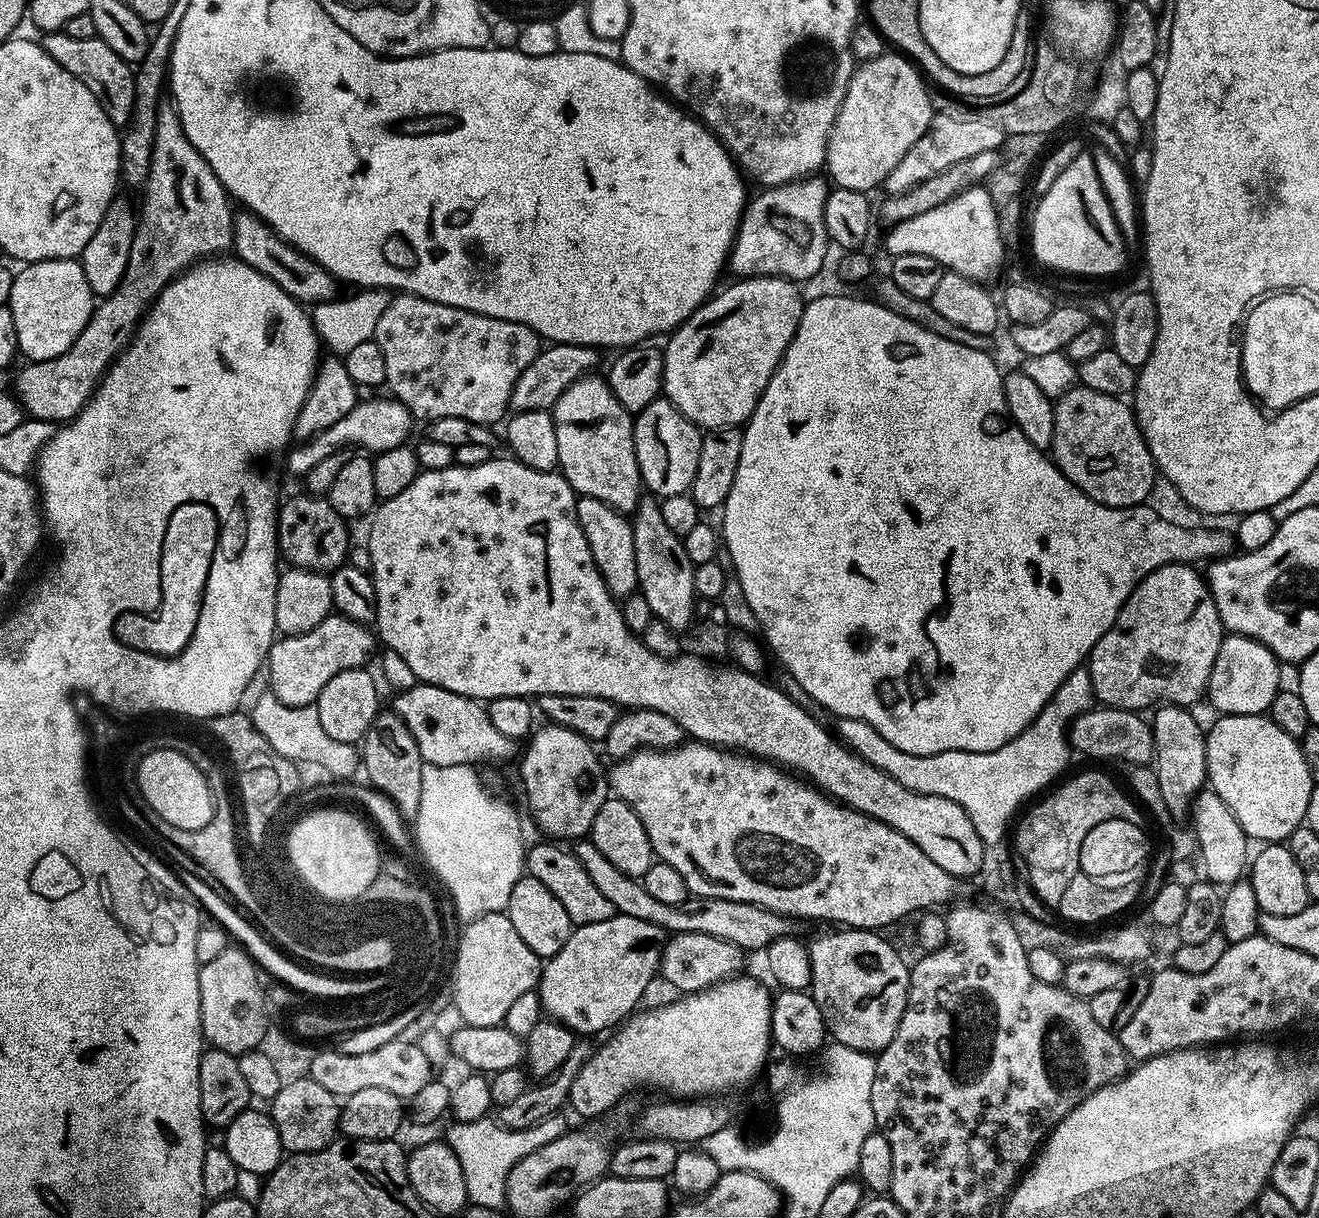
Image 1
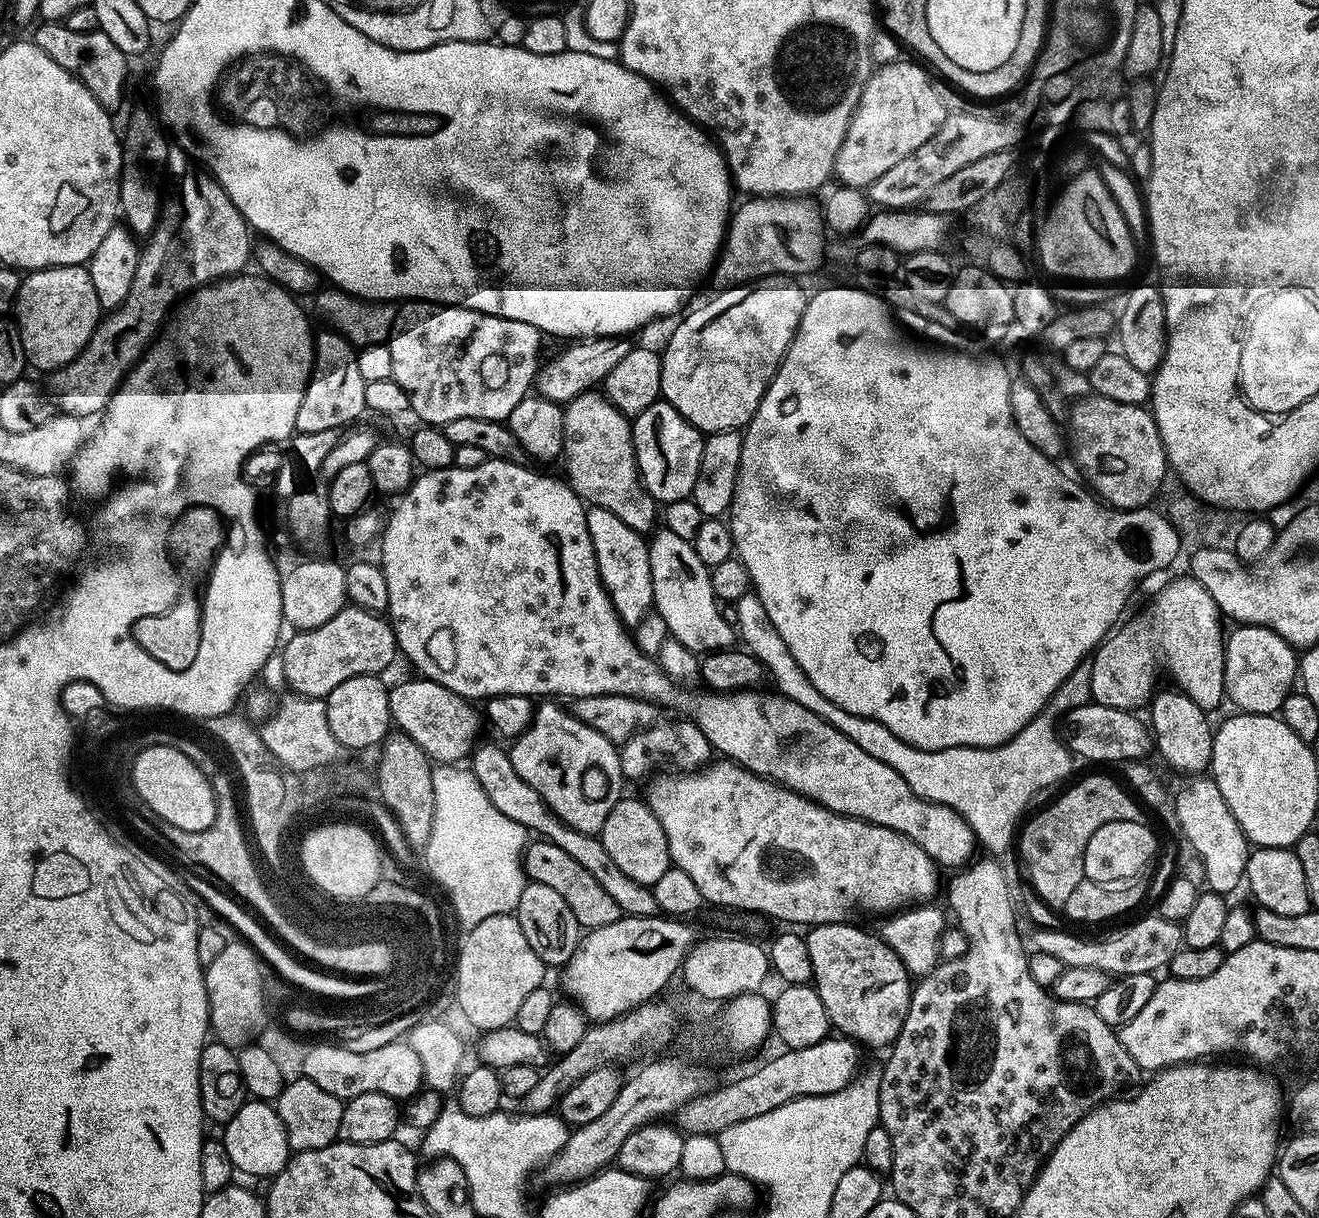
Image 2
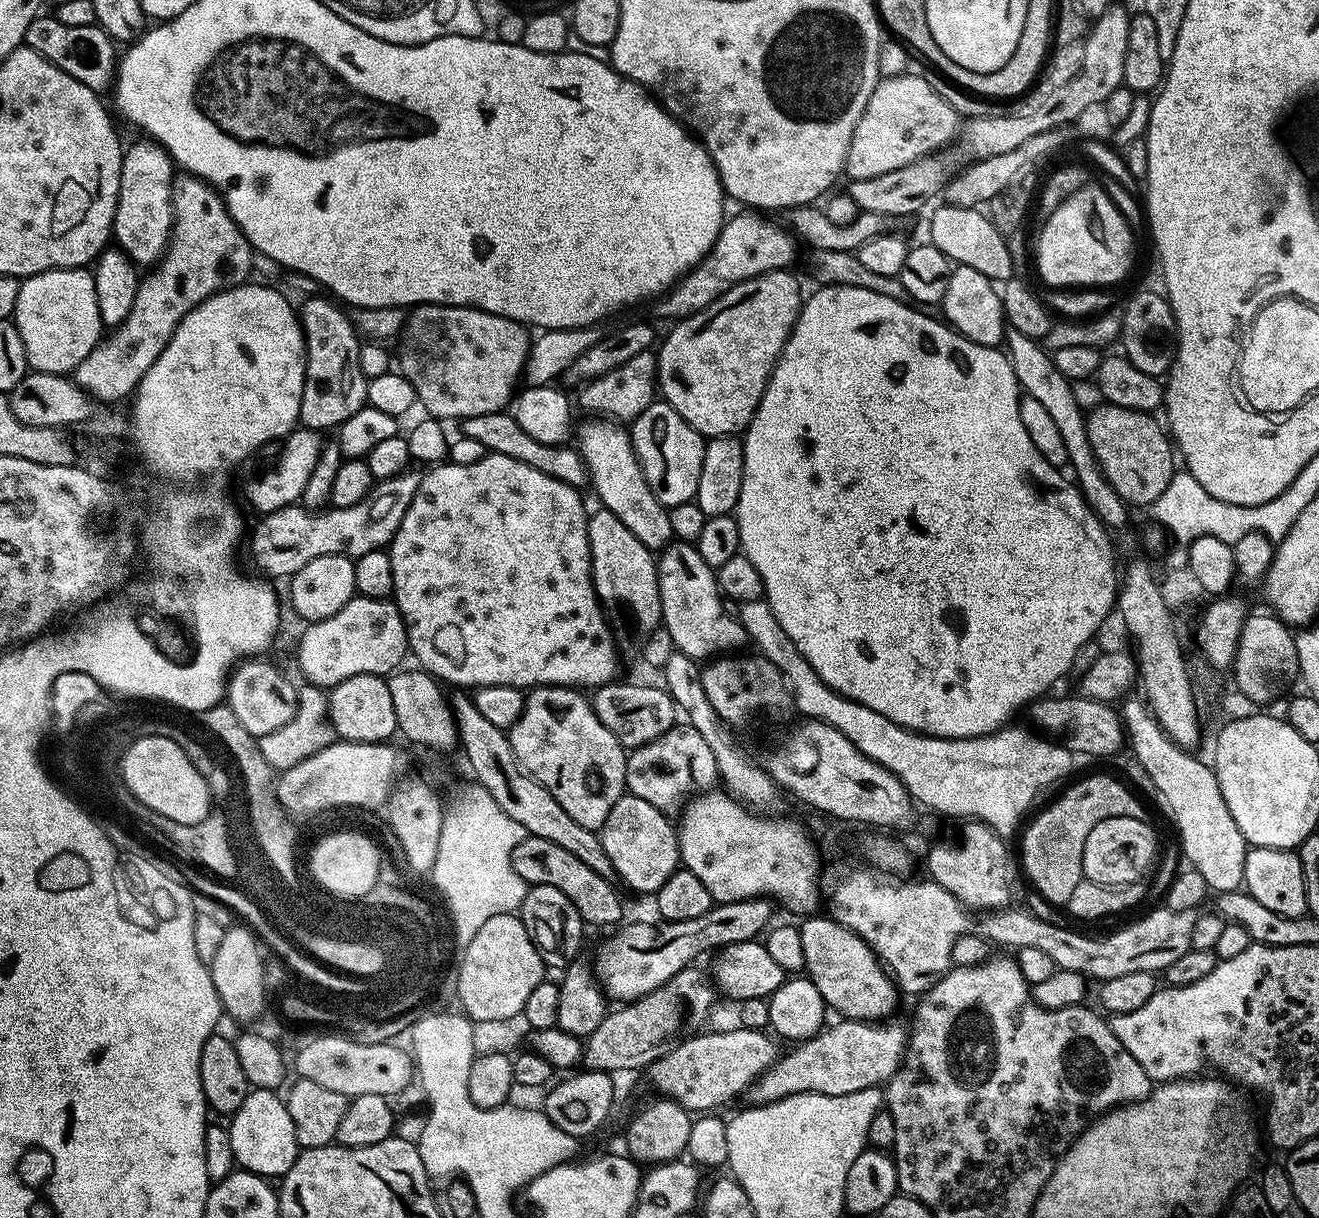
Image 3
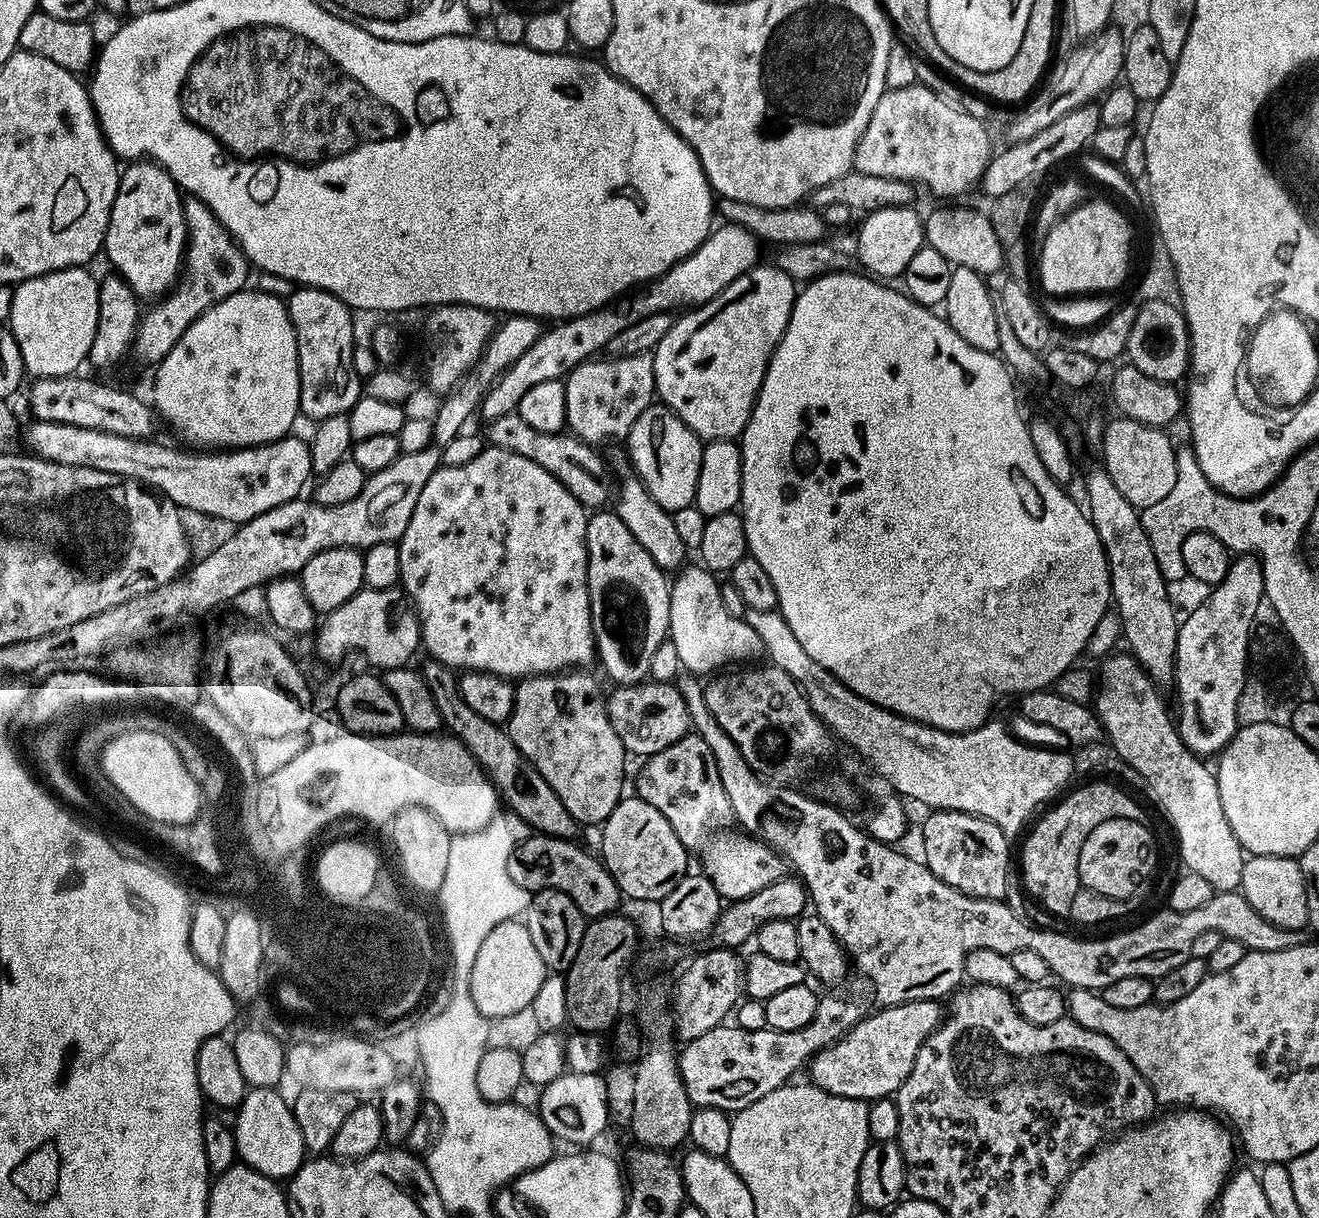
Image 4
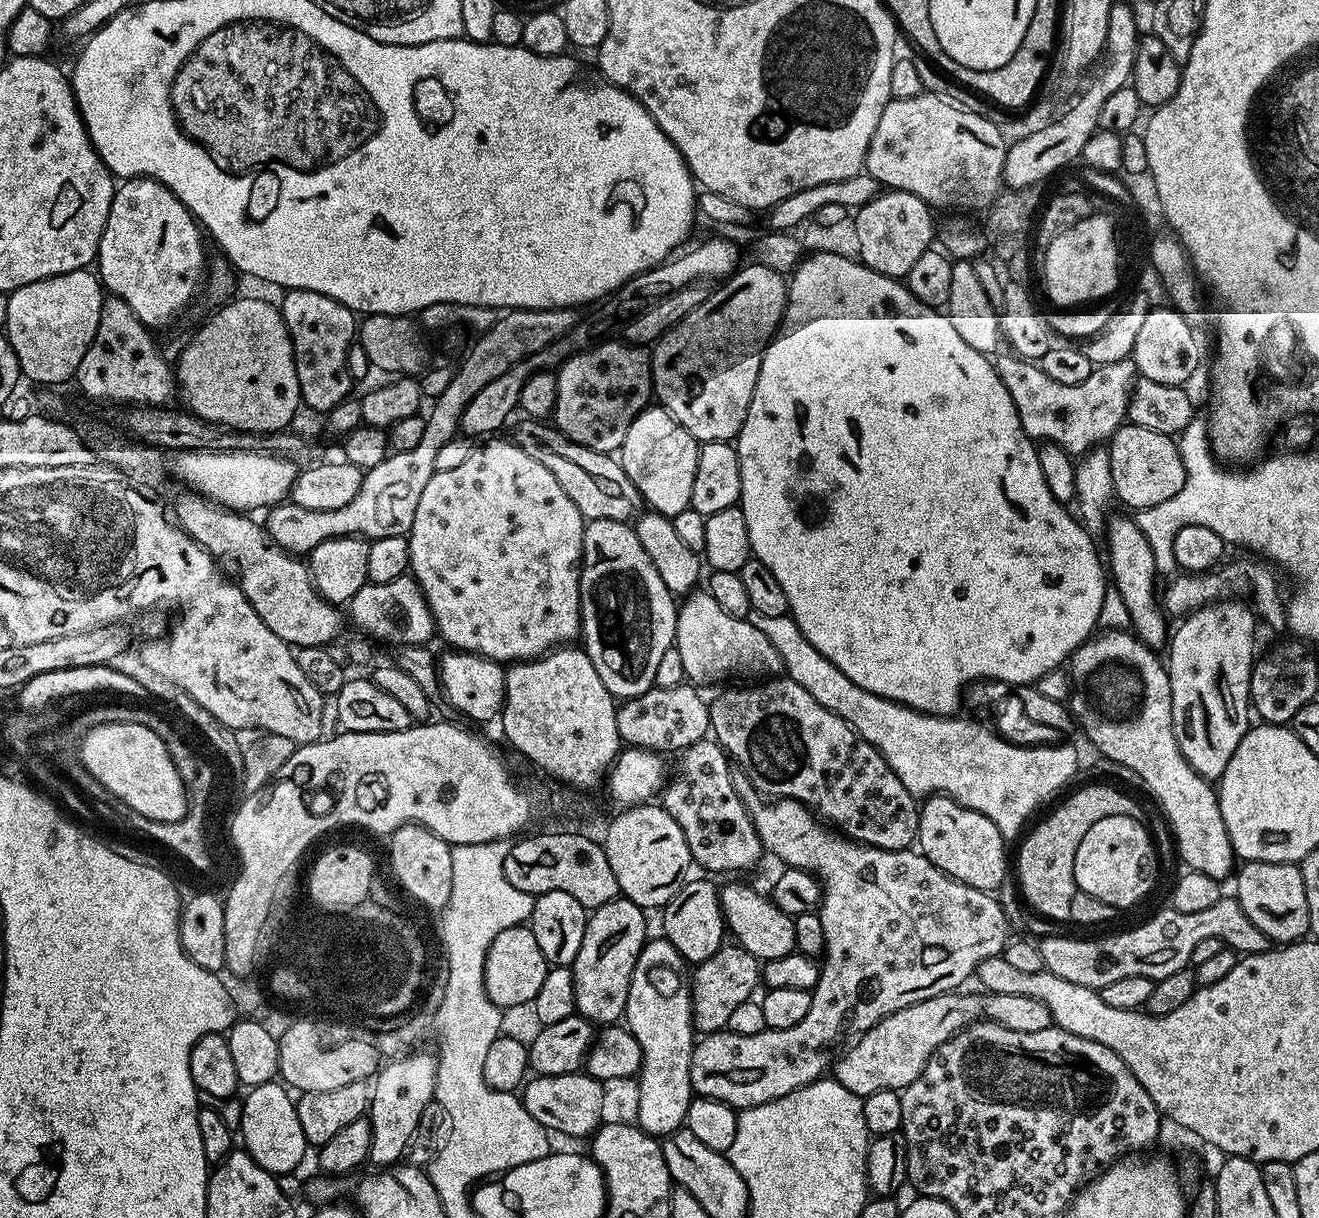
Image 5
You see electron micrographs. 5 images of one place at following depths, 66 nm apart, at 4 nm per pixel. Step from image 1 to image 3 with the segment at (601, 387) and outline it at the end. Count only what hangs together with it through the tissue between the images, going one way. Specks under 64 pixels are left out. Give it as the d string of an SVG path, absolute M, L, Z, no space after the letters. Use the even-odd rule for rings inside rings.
M588 418L581 428L579 425L578 440L579 436L578 451L588 467L590 488L604 503L601 504L603 511L614 514L614 518L618 518L618 522L622 522L622 526L626 526L649 552L656 554L667 548L674 540L668 509L654 498L646 482L629 429L607 418Z

